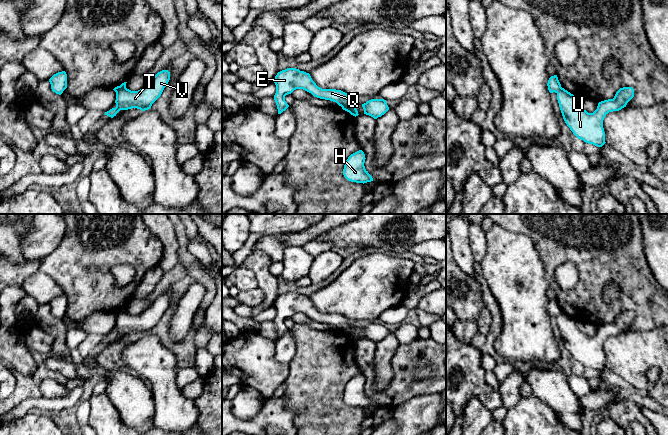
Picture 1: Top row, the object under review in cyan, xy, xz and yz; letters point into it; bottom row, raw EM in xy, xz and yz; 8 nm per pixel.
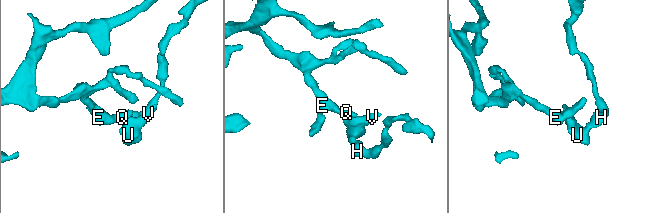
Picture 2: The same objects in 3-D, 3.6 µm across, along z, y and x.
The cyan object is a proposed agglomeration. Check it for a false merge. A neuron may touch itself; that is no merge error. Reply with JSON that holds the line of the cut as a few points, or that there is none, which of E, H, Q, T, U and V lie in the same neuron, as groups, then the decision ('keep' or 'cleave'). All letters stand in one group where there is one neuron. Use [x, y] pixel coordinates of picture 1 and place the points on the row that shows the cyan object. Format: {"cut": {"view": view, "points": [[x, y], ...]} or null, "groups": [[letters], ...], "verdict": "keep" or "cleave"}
{"cut": {"view": "xy", "points": [[125, 87], [116, 93]]}, "groups": [["E", "Q"], ["H", "T", "U", "V"]], "verdict": "cleave"}

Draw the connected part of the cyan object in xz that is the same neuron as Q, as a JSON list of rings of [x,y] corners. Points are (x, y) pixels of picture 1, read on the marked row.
[[[287,68],[278,72],[273,82],[276,85],[274,100],[278,114],[289,107],[285,101],[285,96],[296,89],[303,89],[314,97],[336,102],[339,106],[349,102],[347,93],[336,89],[322,89],[316,85],[309,73],[296,68]]]

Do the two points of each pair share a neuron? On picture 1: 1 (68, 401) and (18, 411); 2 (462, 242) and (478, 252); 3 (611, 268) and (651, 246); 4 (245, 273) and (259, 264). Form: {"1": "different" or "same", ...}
{"1": "same", "2": "different", "3": "different", "4": "different"}

